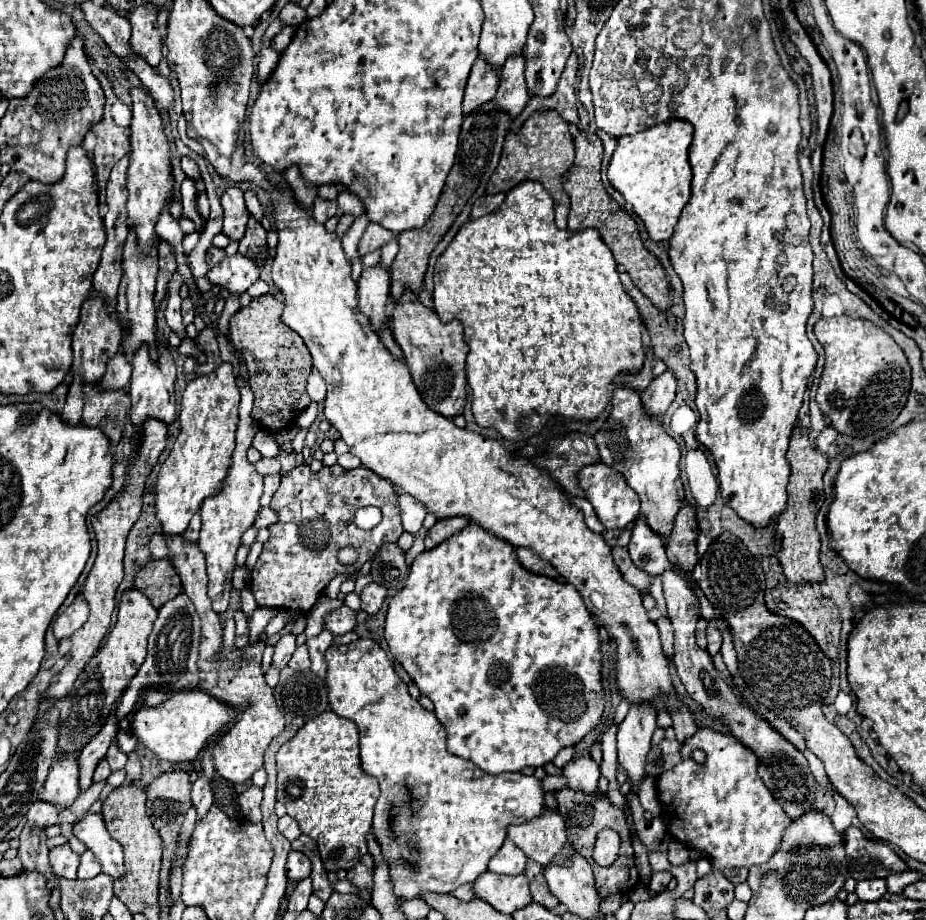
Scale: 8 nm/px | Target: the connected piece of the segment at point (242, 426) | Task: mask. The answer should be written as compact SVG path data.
M237 382L241 390L241 408L239 408L239 424L236 431L236 446L233 452L231 468L221 484L221 490L215 496L209 496L201 504L201 534L199 534L199 548L207 560L207 574L209 574L209 598L213 600L215 612L225 612L229 606L229 592L231 592L231 572L235 570L235 552L239 548L239 540L247 528L251 528L257 512L259 512L259 498L263 494L263 476L253 468L247 460L247 448L252 446L256 435L251 424L251 406L253 406L253 392L245 382Z

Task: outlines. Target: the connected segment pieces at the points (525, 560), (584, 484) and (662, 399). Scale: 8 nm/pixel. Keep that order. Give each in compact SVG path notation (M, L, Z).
M515 548L515 556L519 560L519 564L523 564L523 568L527 568L529 572L535 572L539 576L549 576L549 578L557 578L557 570L545 562L543 558L539 558L537 554L533 554L531 550L527 548Z
M597 460L595 464L583 466L581 472L577 474L577 480L579 480L579 488L585 492L585 498L593 504L595 514L601 520L601 524L605 526L605 530L625 528L627 524L631 524L637 518L639 498L635 496L633 488L629 488L629 484L623 480L621 472L615 472L611 466Z
M665 370L657 378L651 380L651 384L641 392L643 404L651 416L661 416L669 408L669 404L675 398L677 380L671 370Z

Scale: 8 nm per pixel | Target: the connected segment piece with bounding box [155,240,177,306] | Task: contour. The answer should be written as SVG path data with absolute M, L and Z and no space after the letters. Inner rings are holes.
M161 240L159 244L159 274L157 274L157 292L155 292L155 304L159 306L161 300L167 294L167 282L173 276L173 272L177 270L177 262L175 262L175 252L173 248Z

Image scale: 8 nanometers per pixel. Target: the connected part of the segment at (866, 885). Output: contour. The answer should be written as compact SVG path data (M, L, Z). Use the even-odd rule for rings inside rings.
M875 878L875 880L861 880L855 886L855 894L859 896L859 900L865 900L865 902L879 900L885 892L887 892L885 880L879 880L879 878Z

